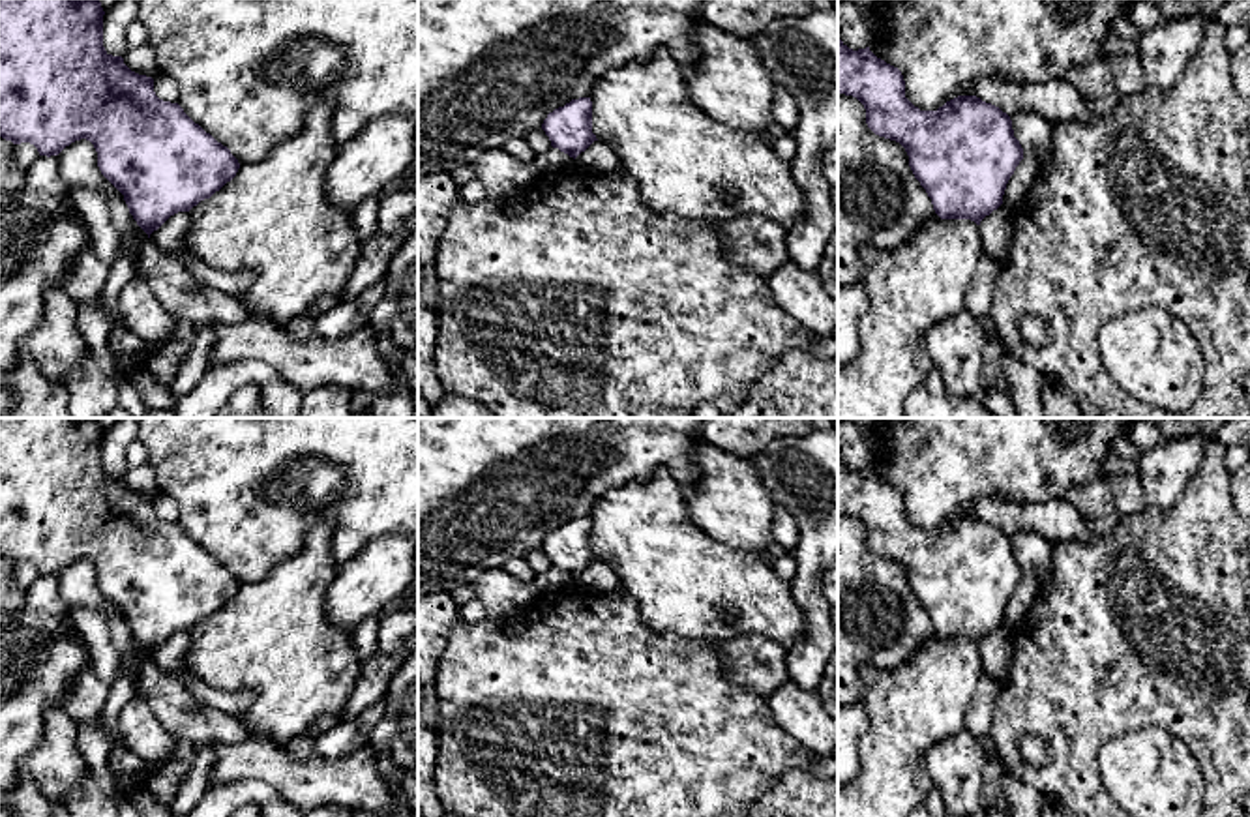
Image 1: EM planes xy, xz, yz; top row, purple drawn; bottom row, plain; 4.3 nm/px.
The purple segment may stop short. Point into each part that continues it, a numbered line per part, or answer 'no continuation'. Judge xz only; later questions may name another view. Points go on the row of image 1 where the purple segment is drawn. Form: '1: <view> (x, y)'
no continuation

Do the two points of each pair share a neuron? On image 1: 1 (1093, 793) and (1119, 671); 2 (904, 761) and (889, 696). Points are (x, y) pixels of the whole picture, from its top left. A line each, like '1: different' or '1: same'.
1: same
2: same

